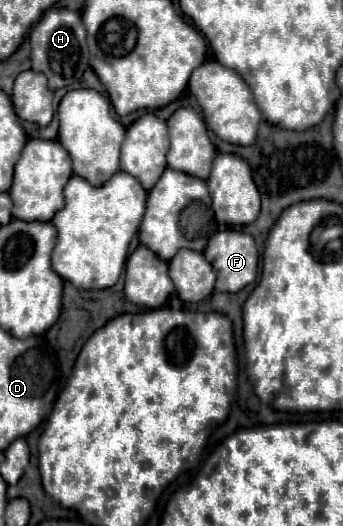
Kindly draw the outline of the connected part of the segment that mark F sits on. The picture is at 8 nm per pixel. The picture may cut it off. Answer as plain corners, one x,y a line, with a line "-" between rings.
224,230
214,234
204,250
204,258
216,272
216,290
240,292
258,276
258,248
250,234

